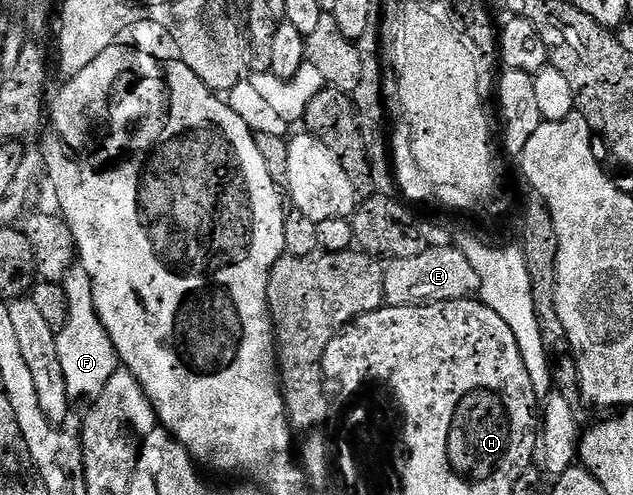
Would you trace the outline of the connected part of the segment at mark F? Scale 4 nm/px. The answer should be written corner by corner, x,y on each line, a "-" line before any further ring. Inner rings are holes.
81,263
75,264
64,282
66,295
66,319
57,330
60,371
64,371
64,383
71,402
93,402
100,396
108,379
120,368
118,353
114,350
108,331
102,326
100,315
92,295
92,279

